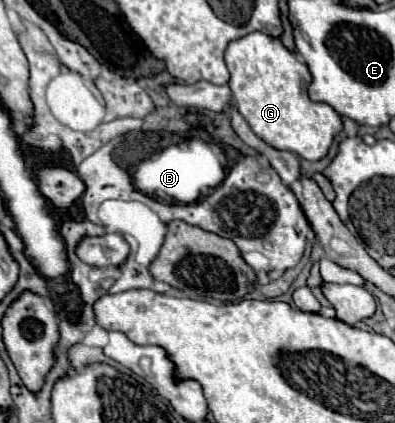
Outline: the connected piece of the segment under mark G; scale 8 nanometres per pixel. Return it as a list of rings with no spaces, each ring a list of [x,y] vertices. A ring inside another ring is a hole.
[[[255,30],[229,42],[225,62],[231,72],[229,88],[233,102],[259,138],[279,150],[297,152],[307,160],[321,160],[329,152],[333,136],[341,130],[341,118],[325,102],[313,102],[307,96],[311,82],[309,68],[283,46],[281,38]]]

